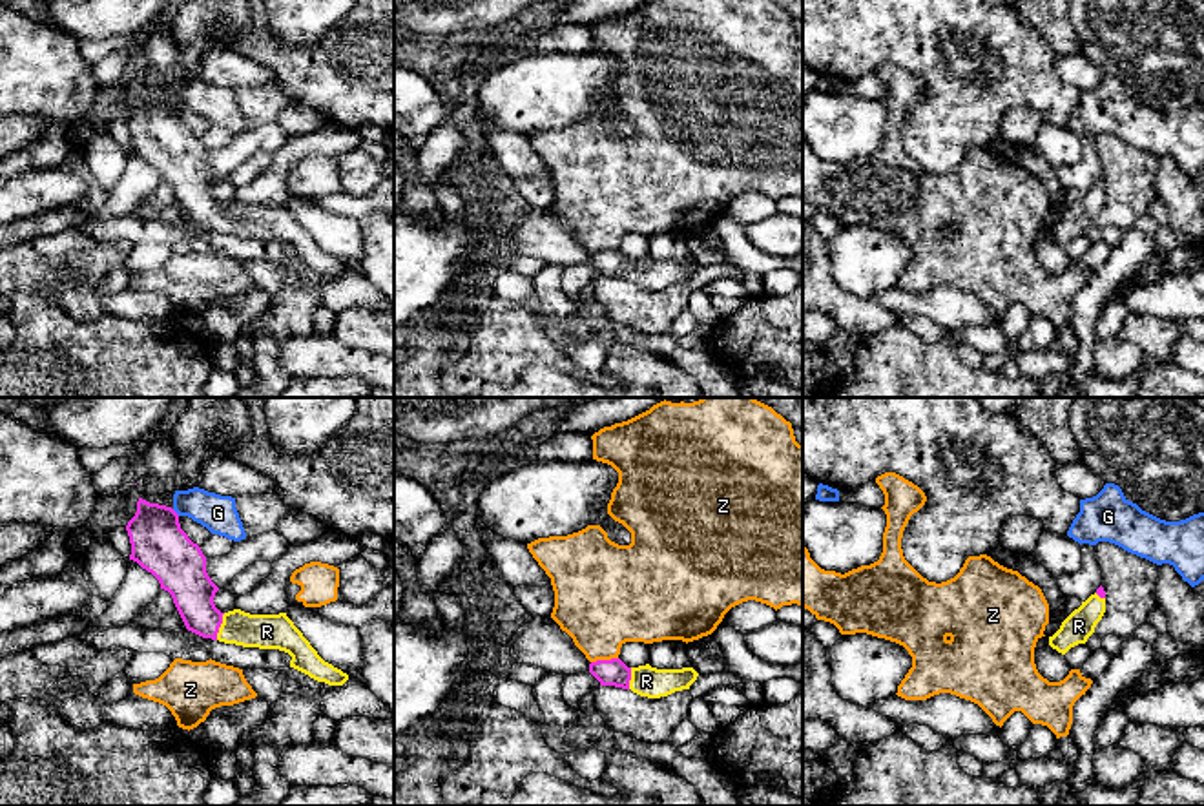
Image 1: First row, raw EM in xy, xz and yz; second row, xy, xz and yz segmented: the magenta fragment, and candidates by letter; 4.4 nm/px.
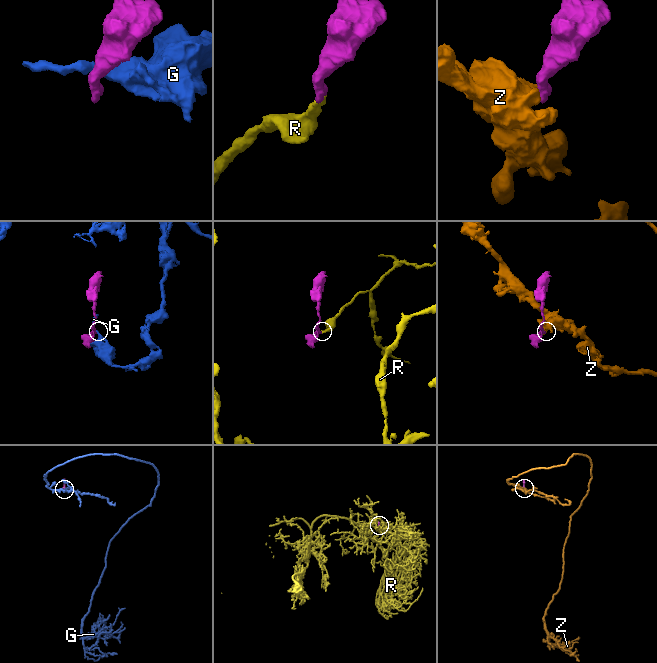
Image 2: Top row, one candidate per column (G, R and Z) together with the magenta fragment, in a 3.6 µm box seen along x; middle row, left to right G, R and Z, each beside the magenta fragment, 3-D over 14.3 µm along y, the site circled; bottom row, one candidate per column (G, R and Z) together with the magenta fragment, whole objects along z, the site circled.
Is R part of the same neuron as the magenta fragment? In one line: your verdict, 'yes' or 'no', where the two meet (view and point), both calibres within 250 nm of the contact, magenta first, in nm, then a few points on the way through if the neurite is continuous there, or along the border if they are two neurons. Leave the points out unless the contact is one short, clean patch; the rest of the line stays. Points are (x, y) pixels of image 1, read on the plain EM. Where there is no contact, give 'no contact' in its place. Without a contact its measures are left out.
yes | xy (219, 217) | 190/160 nm | across xy (186, 172), (194, 192), (219, 217), (267, 223)

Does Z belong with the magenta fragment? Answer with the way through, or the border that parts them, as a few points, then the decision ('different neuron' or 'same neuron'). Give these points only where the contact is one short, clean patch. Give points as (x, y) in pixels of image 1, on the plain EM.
along xz (617, 248), (591, 254) | different neuron

